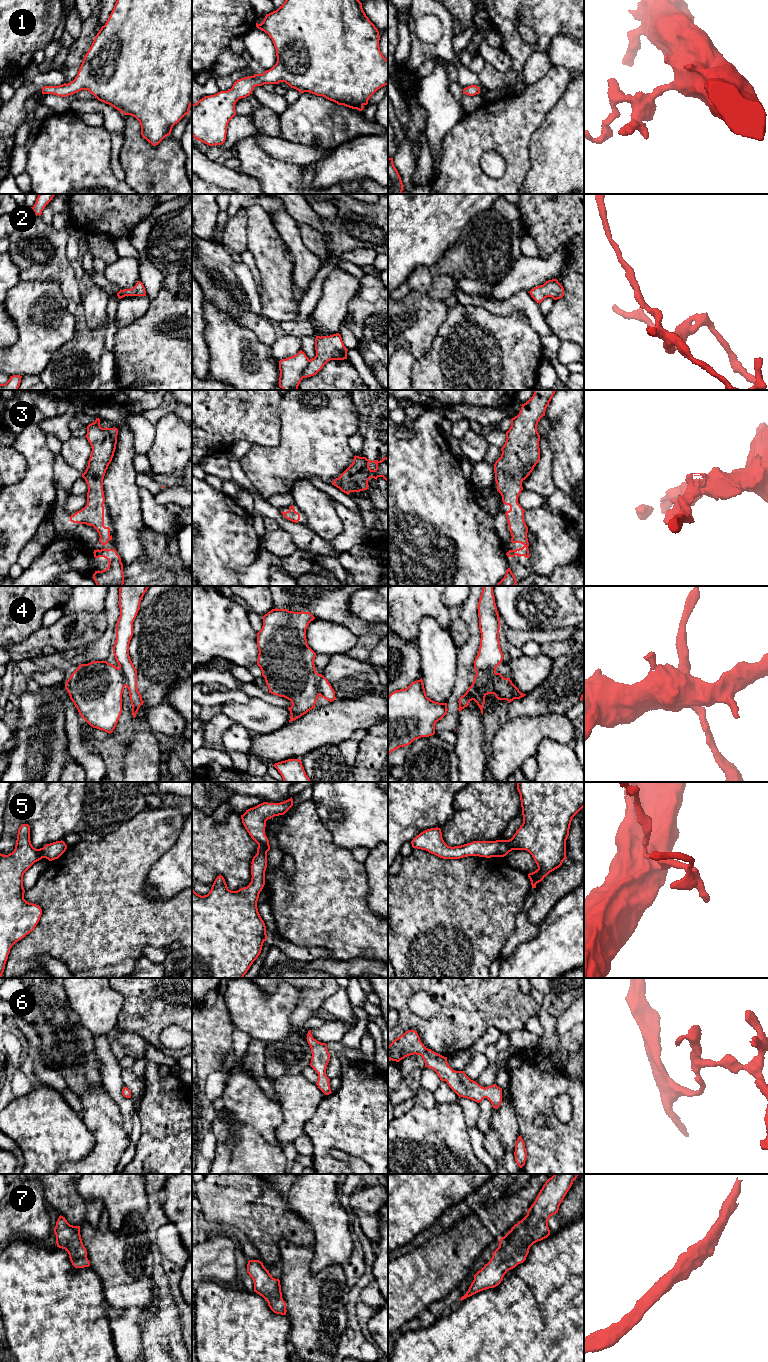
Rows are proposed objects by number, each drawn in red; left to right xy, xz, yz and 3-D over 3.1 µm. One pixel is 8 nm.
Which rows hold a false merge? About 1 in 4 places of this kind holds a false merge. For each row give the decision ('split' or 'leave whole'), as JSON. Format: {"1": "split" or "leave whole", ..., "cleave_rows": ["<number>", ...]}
{"1": "leave whole", "2": "leave whole", "3": "leave whole", "4": "split", "5": "leave whole", "6": "leave whole", "7": "leave whole", "cleave_rows": ["4"]}

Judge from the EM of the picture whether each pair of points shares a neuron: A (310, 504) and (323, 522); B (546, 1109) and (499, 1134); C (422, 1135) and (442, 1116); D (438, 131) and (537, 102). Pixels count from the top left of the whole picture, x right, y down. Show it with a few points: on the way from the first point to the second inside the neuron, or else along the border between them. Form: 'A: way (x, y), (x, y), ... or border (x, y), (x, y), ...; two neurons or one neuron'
A: way (314, 508), (322, 518); one neuron
B: border (511, 1101), (520, 1134); two neurons
C: way (427, 1131), (437, 1121); one neuron
D: border (465, 114), (446, 133), (442, 141), (442, 149); two neurons

